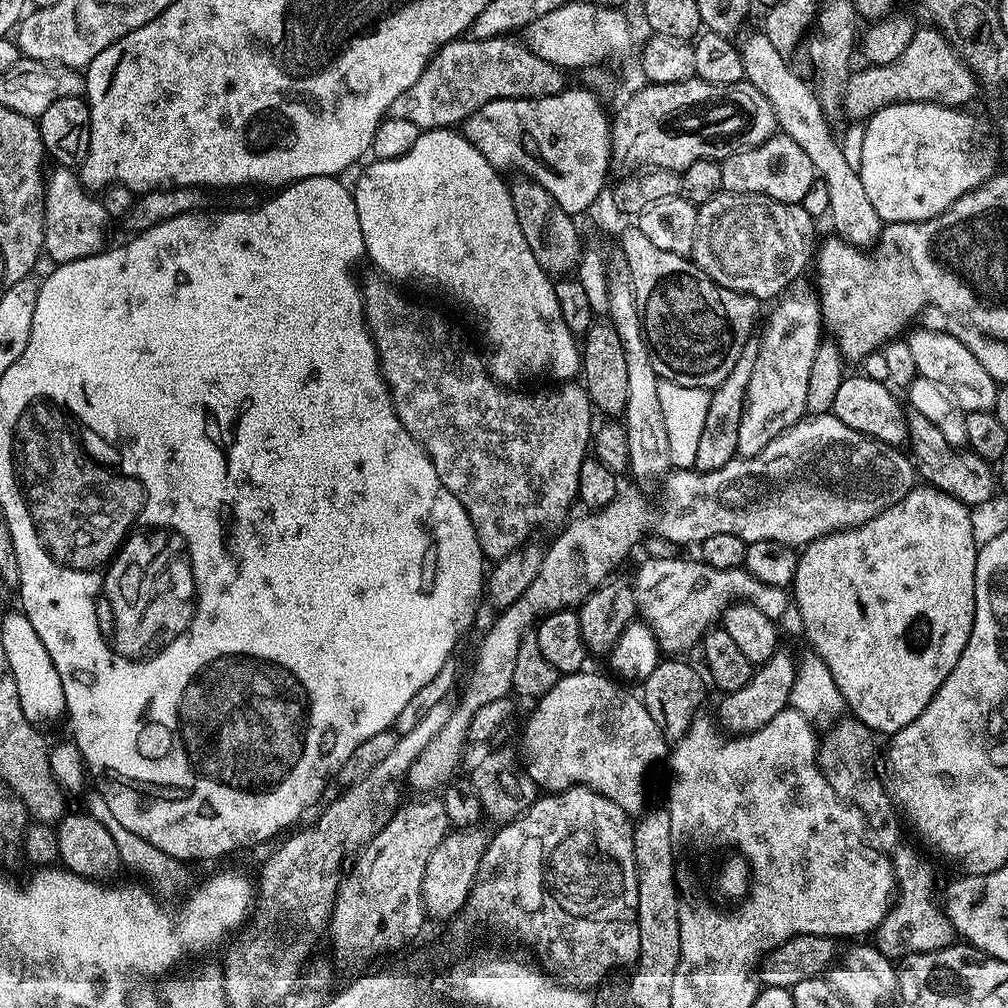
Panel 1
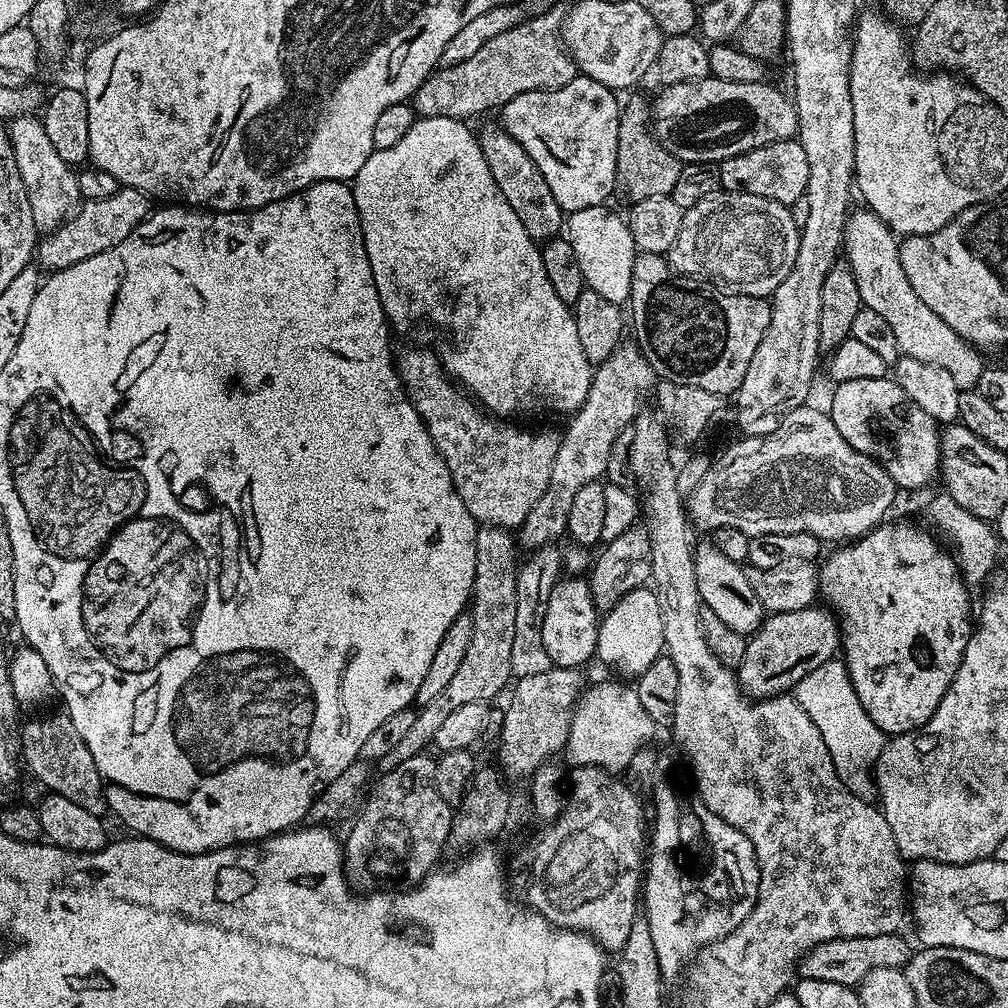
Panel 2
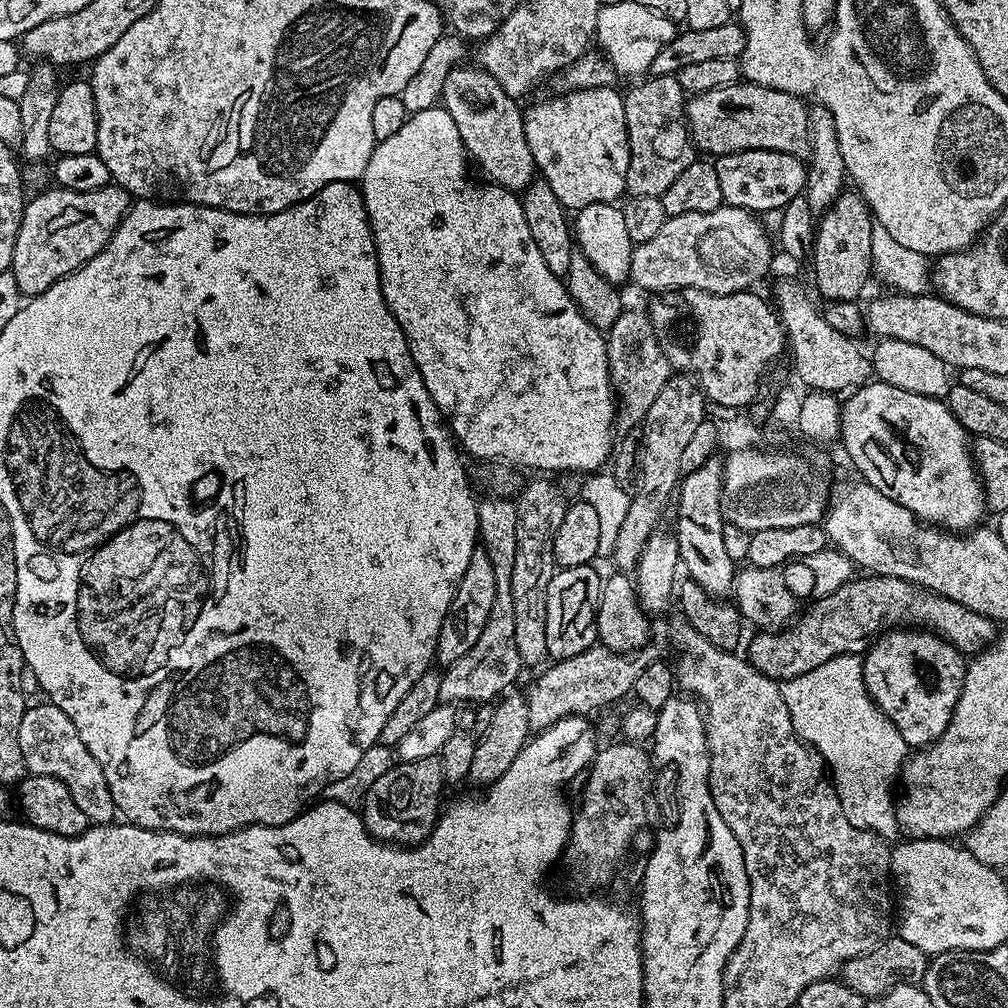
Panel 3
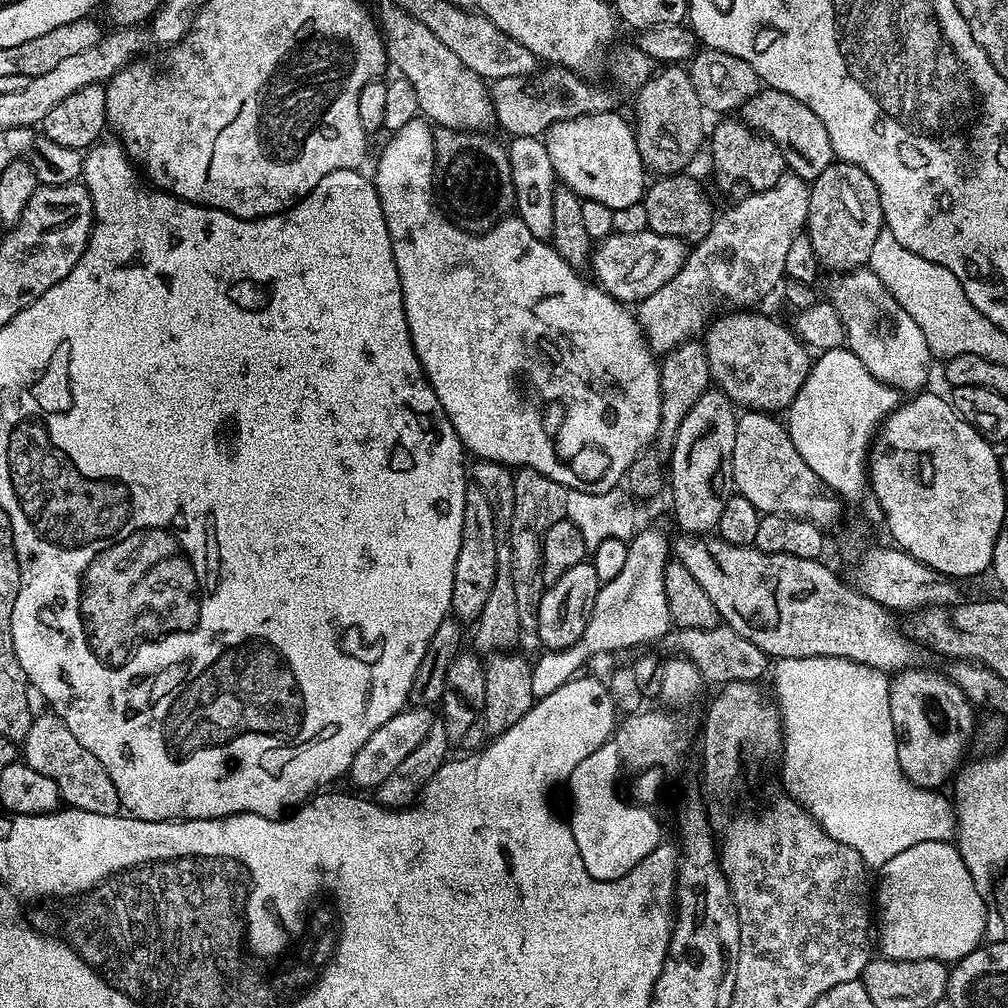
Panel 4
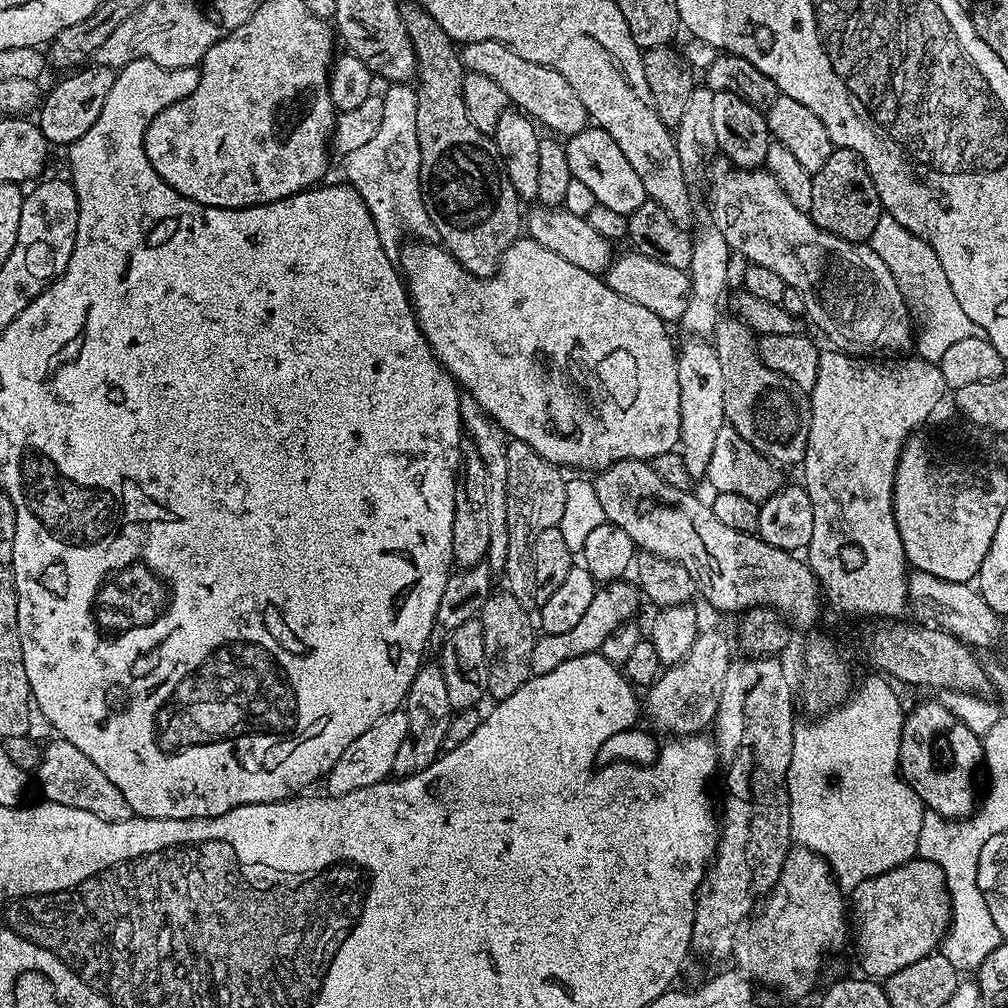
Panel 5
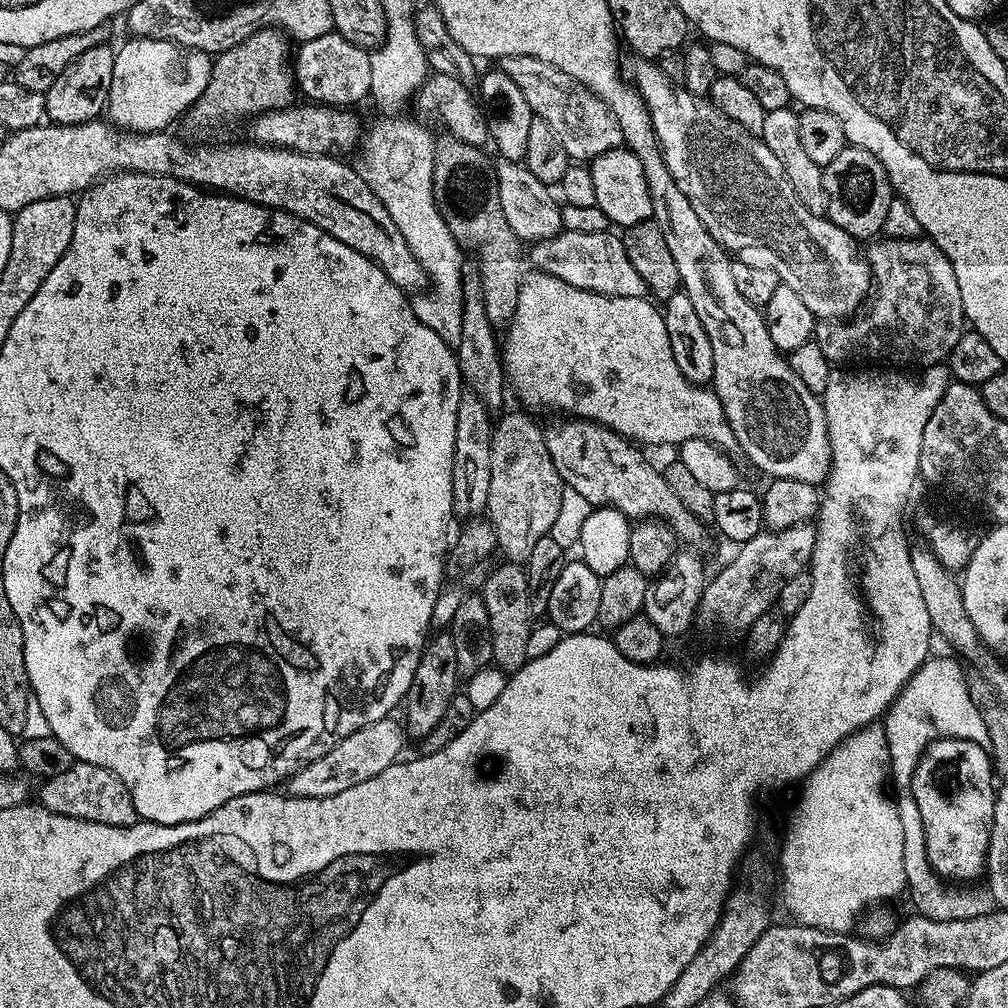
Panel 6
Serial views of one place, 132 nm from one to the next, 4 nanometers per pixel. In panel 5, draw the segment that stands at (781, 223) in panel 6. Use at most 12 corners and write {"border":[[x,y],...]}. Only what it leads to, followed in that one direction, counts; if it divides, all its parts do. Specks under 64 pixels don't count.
{"border":[[708,168],[712,220],[833,349],[900,354],[914,316],[867,244],[767,170]]}

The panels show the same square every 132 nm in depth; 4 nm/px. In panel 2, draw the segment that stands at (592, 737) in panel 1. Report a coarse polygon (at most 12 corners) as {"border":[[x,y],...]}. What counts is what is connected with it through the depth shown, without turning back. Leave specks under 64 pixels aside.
{"border":[[604,680],[576,701],[566,753],[627,769],[658,727],[635,687]]}

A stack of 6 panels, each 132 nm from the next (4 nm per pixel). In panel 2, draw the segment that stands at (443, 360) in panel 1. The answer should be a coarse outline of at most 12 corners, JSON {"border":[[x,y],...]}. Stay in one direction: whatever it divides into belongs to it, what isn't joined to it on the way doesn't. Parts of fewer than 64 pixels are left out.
{"border":[[428,346],[400,380],[477,525],[519,529],[561,433],[485,412]]}

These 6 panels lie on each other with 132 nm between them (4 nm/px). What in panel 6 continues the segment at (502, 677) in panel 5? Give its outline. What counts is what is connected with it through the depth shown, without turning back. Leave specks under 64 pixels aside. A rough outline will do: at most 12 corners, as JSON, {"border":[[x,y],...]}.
{"border":[[500,562],[482,595],[492,659],[505,674],[529,660],[534,596],[527,571]]}

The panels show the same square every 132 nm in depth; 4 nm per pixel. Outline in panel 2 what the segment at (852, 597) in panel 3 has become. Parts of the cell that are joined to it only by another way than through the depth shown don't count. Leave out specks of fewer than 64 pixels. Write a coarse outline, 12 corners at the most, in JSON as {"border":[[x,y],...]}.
{"border":[[827,607],[773,612],[738,669],[753,700],[791,693],[841,651]]}

